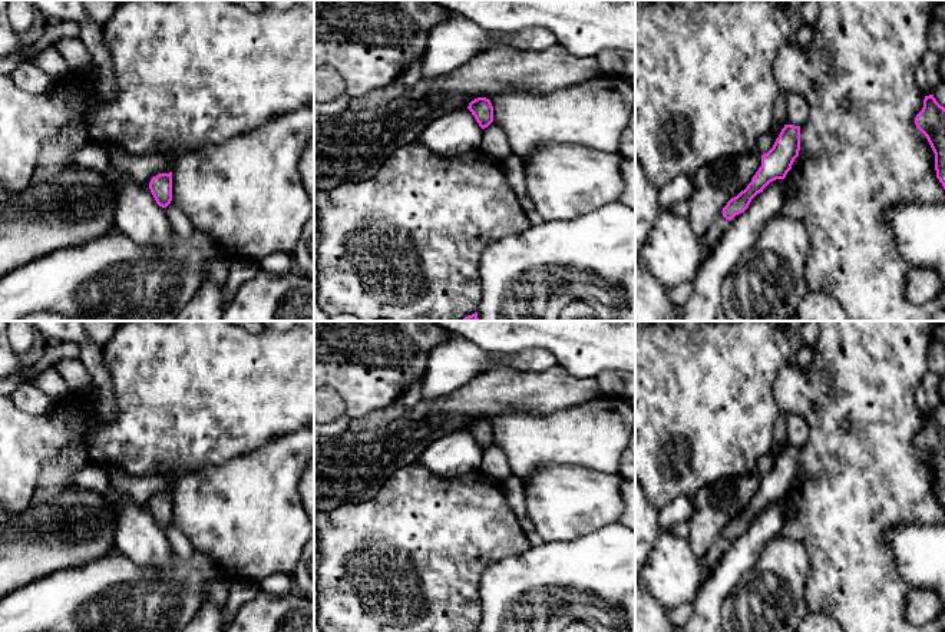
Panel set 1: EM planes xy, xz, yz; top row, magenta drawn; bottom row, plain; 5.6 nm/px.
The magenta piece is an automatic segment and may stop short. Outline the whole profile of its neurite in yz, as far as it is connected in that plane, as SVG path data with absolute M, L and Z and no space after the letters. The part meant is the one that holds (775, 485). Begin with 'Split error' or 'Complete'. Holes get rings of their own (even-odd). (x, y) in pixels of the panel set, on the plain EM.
Split error. M784 446L773 469L761 476L761 487L753 497L751 503L737 517L731 519L716 539L714 546L704 556L701 563L701 582L704 582L716 569L723 553L728 549L730 542L744 533L751 520L776 500L784 500L792 490L800 471L800 447Z

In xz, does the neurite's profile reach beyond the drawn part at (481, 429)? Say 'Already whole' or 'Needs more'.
Already whole

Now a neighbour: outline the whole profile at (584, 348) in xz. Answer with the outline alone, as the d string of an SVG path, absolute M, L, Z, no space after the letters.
M432 321L456 338L466 338L483 351L512 354L526 348L549 350L556 364L576 378L594 378L601 371L635 373L635 321L621 325L609 321Z

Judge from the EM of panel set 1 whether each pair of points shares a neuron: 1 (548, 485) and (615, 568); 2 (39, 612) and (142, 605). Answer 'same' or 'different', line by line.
1: different
2: same

